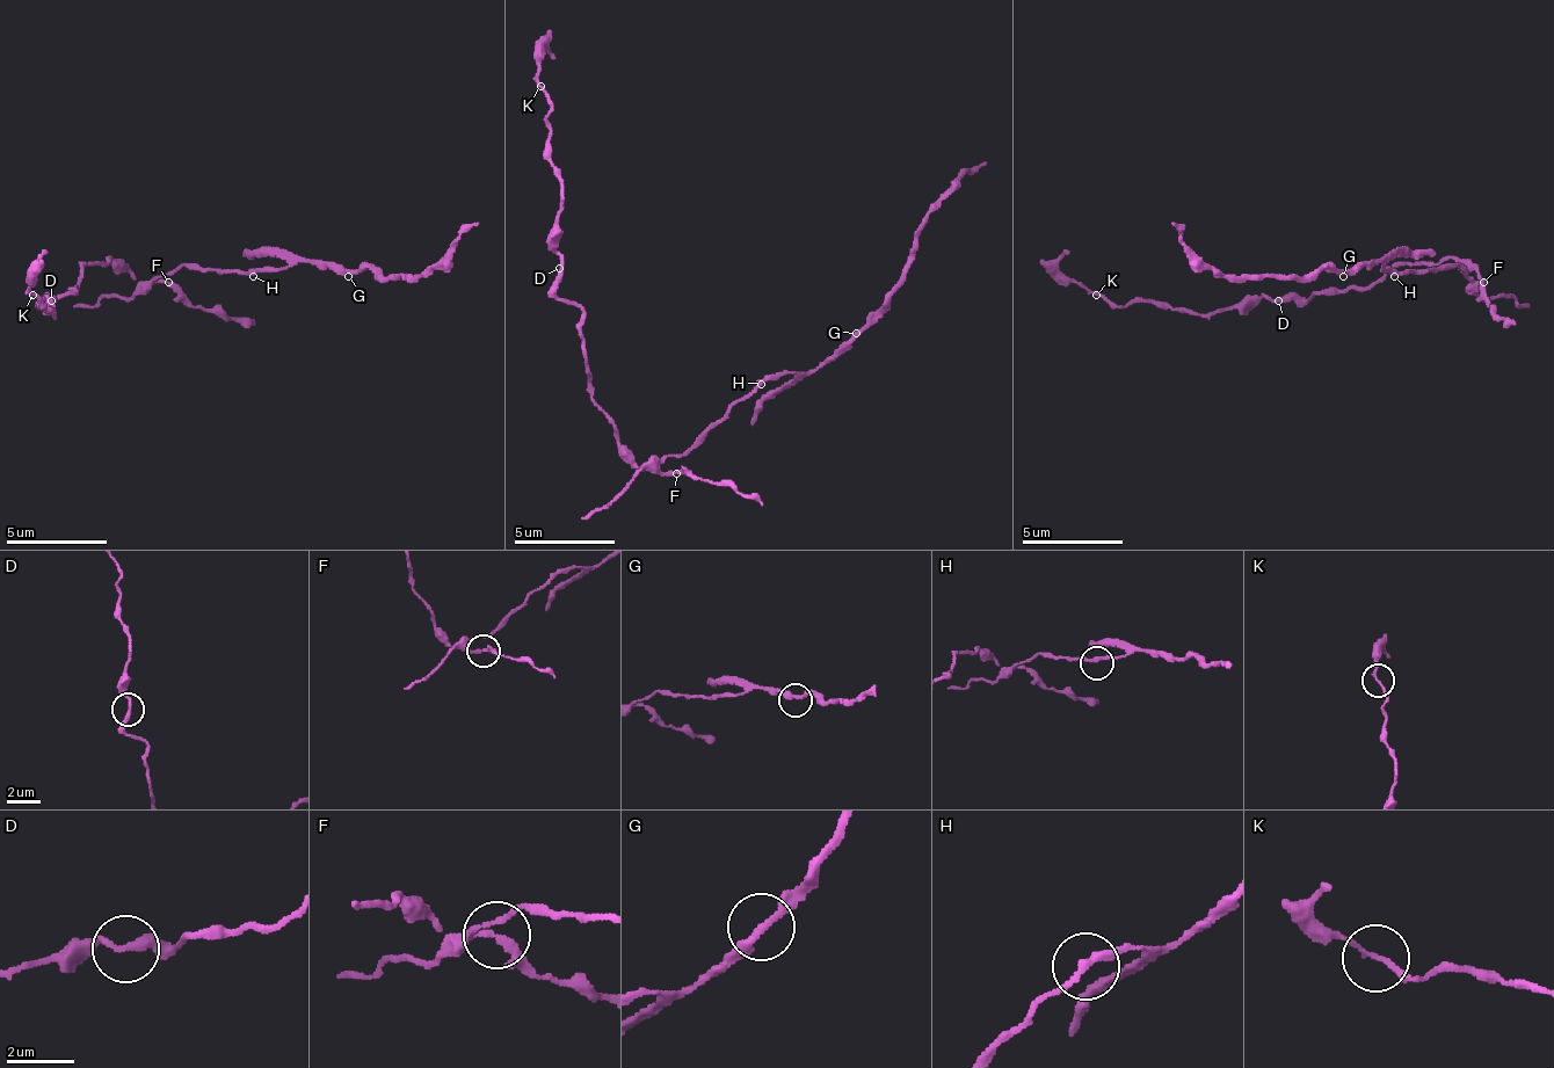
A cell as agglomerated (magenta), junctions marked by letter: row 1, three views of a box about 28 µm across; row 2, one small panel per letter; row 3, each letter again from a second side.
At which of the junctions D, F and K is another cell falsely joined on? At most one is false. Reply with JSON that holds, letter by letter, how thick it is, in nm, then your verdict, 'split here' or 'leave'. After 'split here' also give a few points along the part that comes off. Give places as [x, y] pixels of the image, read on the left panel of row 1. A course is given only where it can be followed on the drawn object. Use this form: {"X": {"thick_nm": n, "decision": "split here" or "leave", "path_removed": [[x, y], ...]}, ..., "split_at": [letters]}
{"D": {"thick_nm": 200, "decision": "leave"}, "F": {"thick_nm": 240, "decision": "split here", "path_removed": [[167, 281], [157, 281], [187, 266], [277, 270], [313, 261], [333, 261], [389, 276], [423, 276], [479, 220]]}, "K": {"thick_nm": 140, "decision": "leave"}, "split_at": ["F"]}

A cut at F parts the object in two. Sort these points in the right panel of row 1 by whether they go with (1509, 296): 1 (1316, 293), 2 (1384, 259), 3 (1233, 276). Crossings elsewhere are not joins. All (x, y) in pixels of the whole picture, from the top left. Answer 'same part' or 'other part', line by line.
1: other part
2: same part
3: same part

